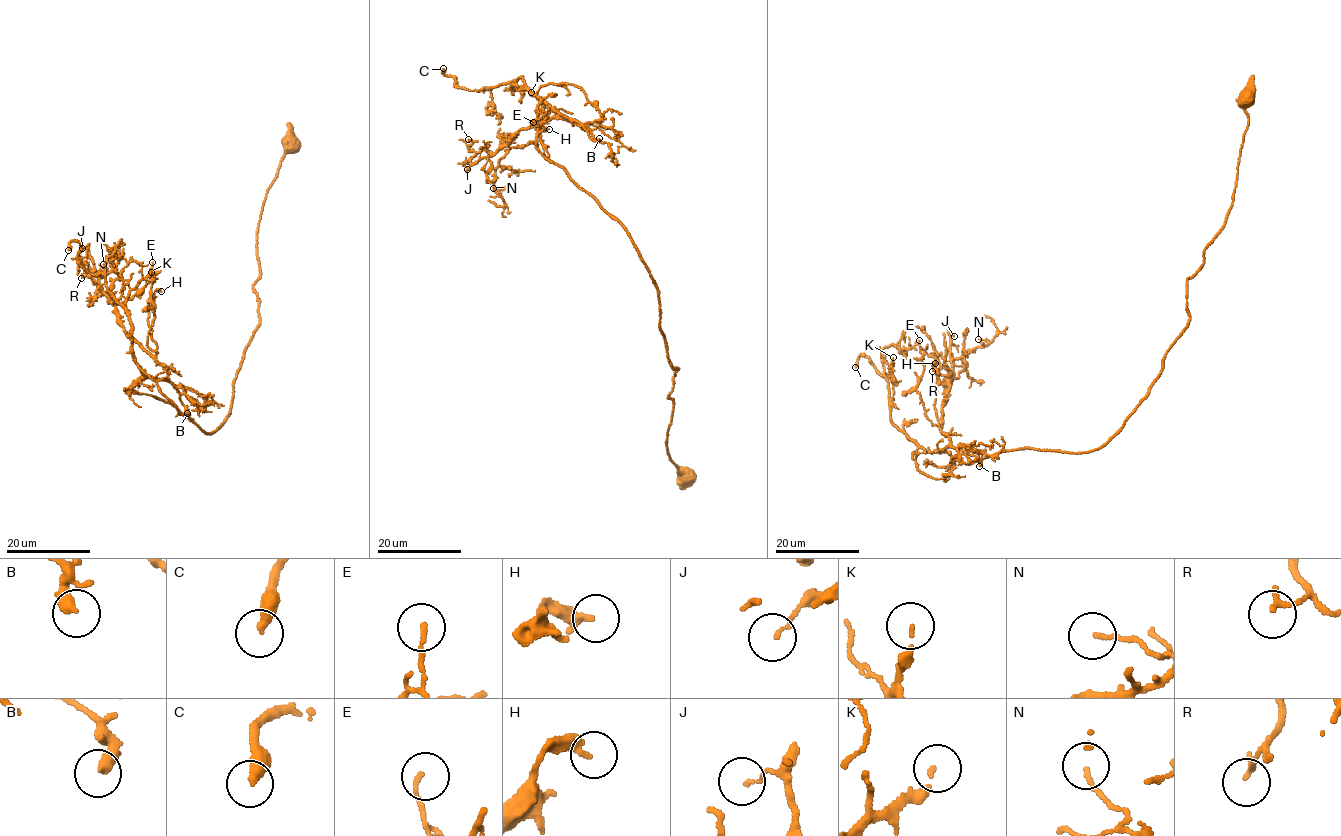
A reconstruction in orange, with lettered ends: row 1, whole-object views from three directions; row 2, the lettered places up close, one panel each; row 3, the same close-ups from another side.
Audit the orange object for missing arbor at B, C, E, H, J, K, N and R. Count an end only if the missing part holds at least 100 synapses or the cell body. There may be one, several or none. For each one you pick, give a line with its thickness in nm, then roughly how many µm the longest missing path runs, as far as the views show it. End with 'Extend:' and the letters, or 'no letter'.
C: 380 nm | 50 µm
K: 160 nm | 25 µm
Extend: C, K

